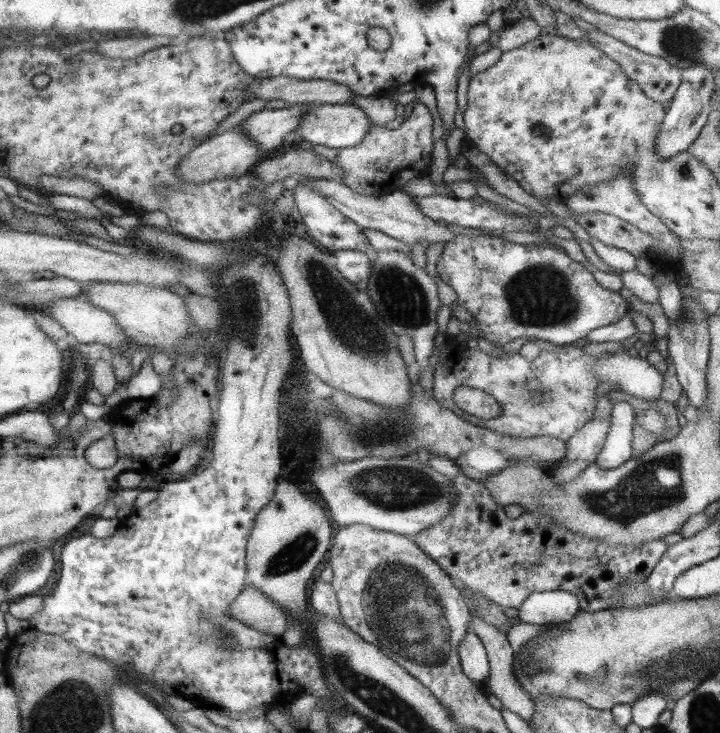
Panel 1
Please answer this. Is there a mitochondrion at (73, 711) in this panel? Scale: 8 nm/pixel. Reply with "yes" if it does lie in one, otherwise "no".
yes

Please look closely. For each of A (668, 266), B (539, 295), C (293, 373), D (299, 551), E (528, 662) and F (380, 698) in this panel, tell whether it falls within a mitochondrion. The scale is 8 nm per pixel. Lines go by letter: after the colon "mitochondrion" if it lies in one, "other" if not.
A: other
B: mitochondrion
C: other
D: mitochondrion
E: mitochondrion
F: mitochondrion

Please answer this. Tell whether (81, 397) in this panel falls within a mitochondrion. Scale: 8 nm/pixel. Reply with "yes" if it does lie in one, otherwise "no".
no

